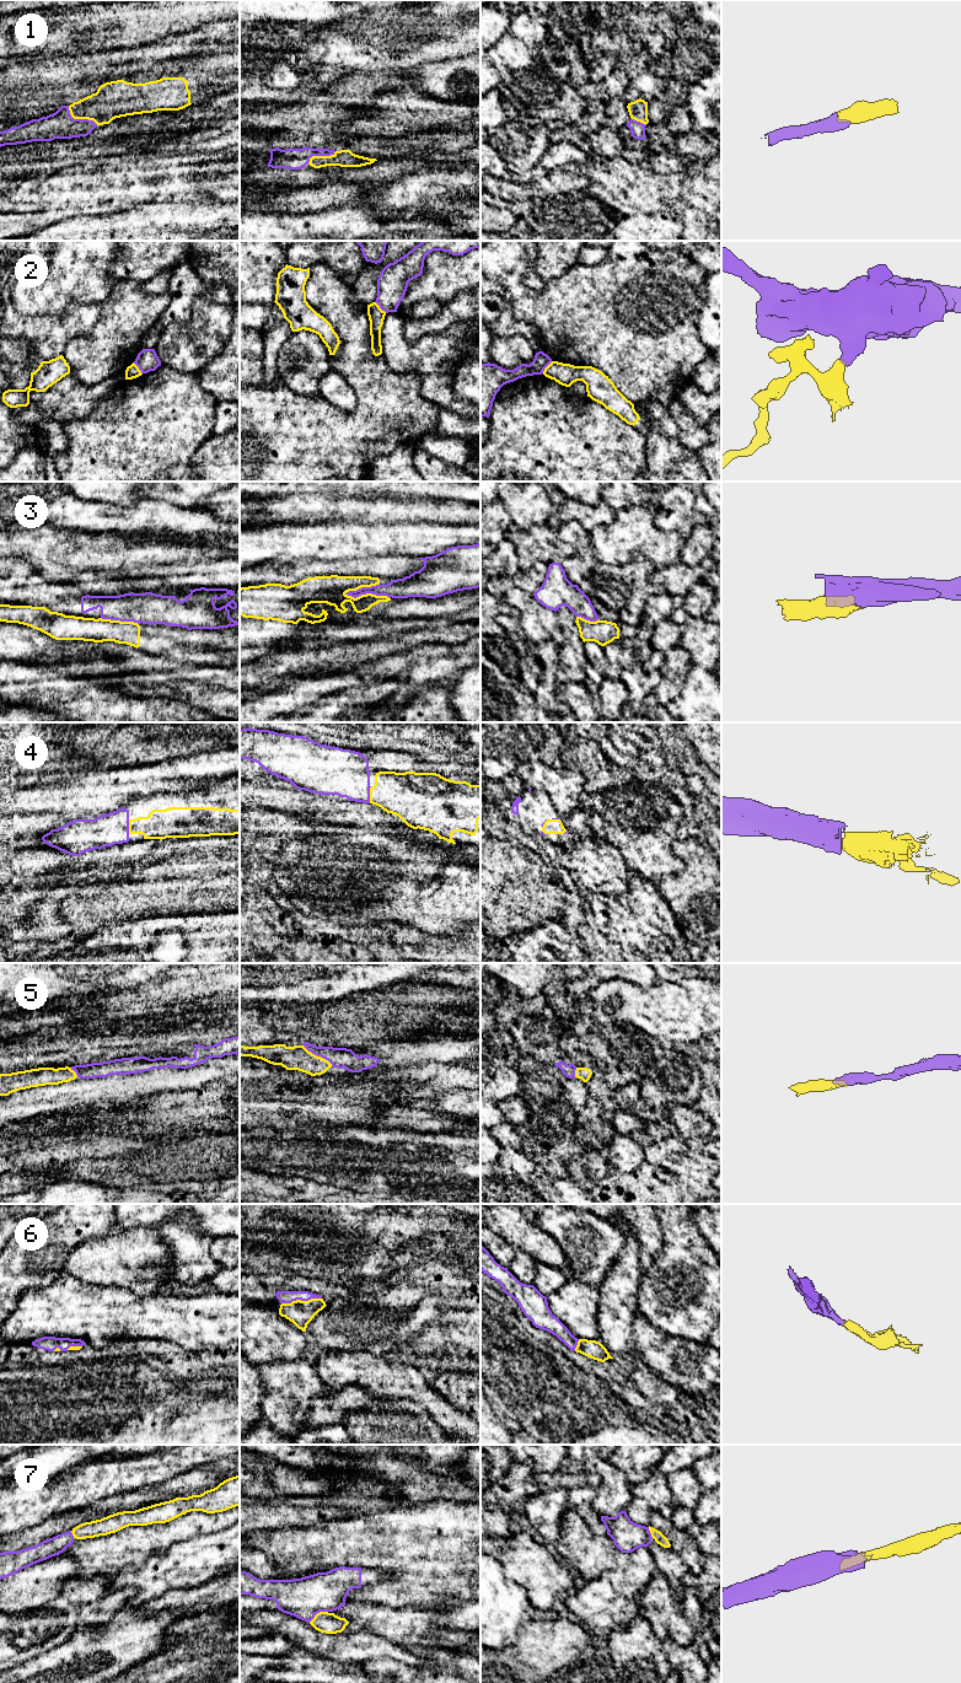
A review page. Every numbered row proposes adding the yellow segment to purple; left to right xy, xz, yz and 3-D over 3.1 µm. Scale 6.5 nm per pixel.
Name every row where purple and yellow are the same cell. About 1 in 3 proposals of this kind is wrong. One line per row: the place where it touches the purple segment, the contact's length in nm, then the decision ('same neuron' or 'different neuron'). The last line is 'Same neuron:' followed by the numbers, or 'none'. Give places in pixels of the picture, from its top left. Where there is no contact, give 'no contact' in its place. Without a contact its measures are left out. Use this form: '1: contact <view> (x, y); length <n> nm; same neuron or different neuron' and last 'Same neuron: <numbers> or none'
1: contact xy (80, 119); length 240 nm; same neuron
2: contact xz (380, 307); length 110 nm; different neuron
3: contact xz (366, 592); length 300 nm; different neuron
4: contact xz (369, 795); length 110 nm; same neuron
5: contact xz (317, 1055); length 240 nm; same neuron
6: contact xz (301, 1300); length 260 nm; same neuron
7: contact xz (317, 1612); length 150 nm; same neuron
Same neuron: 1, 4, 5, 6, 7

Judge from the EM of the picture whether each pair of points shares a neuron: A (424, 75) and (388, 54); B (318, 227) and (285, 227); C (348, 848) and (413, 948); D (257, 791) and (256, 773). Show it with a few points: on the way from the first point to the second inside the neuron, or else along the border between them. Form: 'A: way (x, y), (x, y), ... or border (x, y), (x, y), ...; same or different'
A: border (441, 62), (428, 62), (400, 71); different
B: way (310, 227), (294, 227); same
C: border (396, 923), (425, 931); different
D: border (252, 780), (258, 780), (270, 786), (285, 788); different

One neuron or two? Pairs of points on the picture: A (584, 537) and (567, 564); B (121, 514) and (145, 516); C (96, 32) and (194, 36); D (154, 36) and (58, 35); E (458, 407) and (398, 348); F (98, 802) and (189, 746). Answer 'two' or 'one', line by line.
A: one
B: one
C: two
D: one
E: one
F: two

